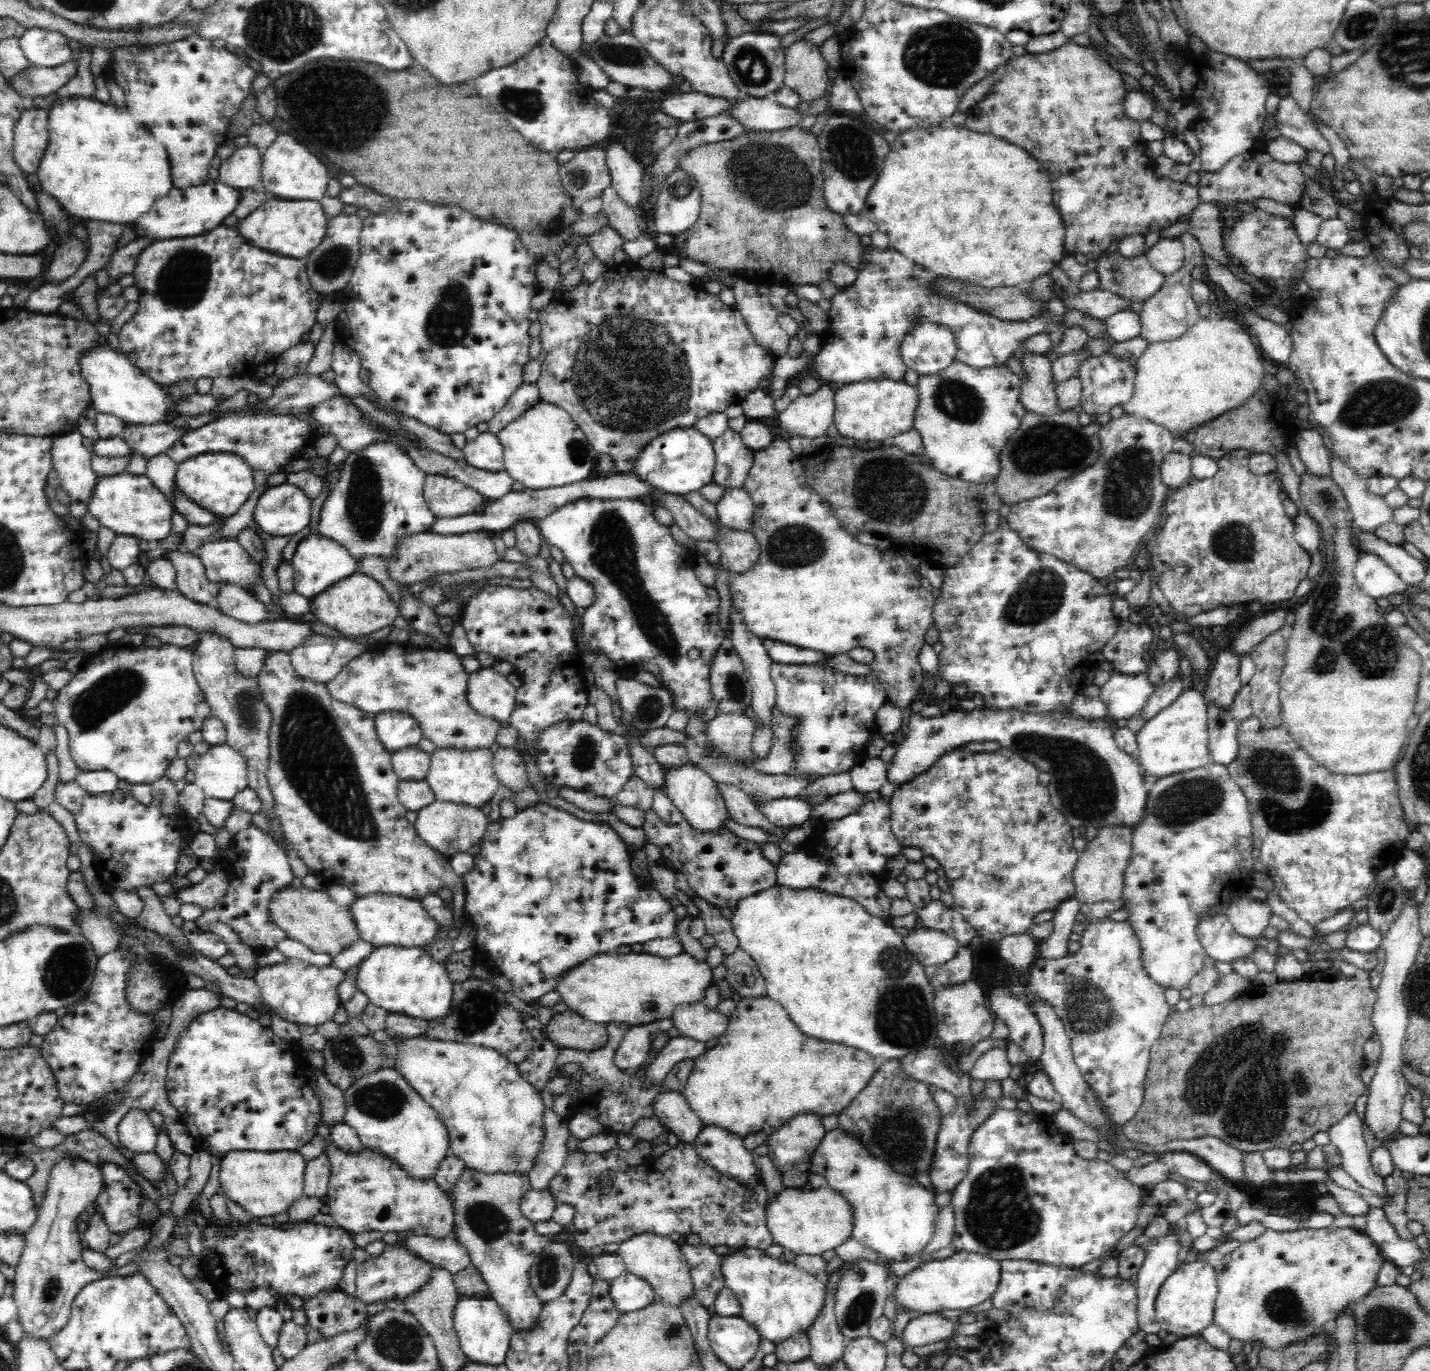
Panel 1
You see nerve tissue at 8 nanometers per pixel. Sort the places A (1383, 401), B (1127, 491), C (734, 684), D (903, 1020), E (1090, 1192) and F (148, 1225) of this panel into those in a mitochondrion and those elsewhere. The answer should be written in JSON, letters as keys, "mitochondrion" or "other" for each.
{"A":"mitochondrion","B":"mitochondrion","C":"mitochondrion","D":"mitochondrion","E":"other","F":"other"}

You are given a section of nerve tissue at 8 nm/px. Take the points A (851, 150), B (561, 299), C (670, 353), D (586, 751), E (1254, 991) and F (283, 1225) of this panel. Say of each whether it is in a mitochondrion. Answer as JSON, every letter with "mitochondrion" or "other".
{"A":"mitochondrion","B":"other","C":"mitochondrion","D":"mitochondrion","E":"other","F":"other"}

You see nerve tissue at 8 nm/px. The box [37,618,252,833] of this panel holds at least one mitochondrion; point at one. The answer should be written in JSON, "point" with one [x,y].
{"point":[106,697]}

